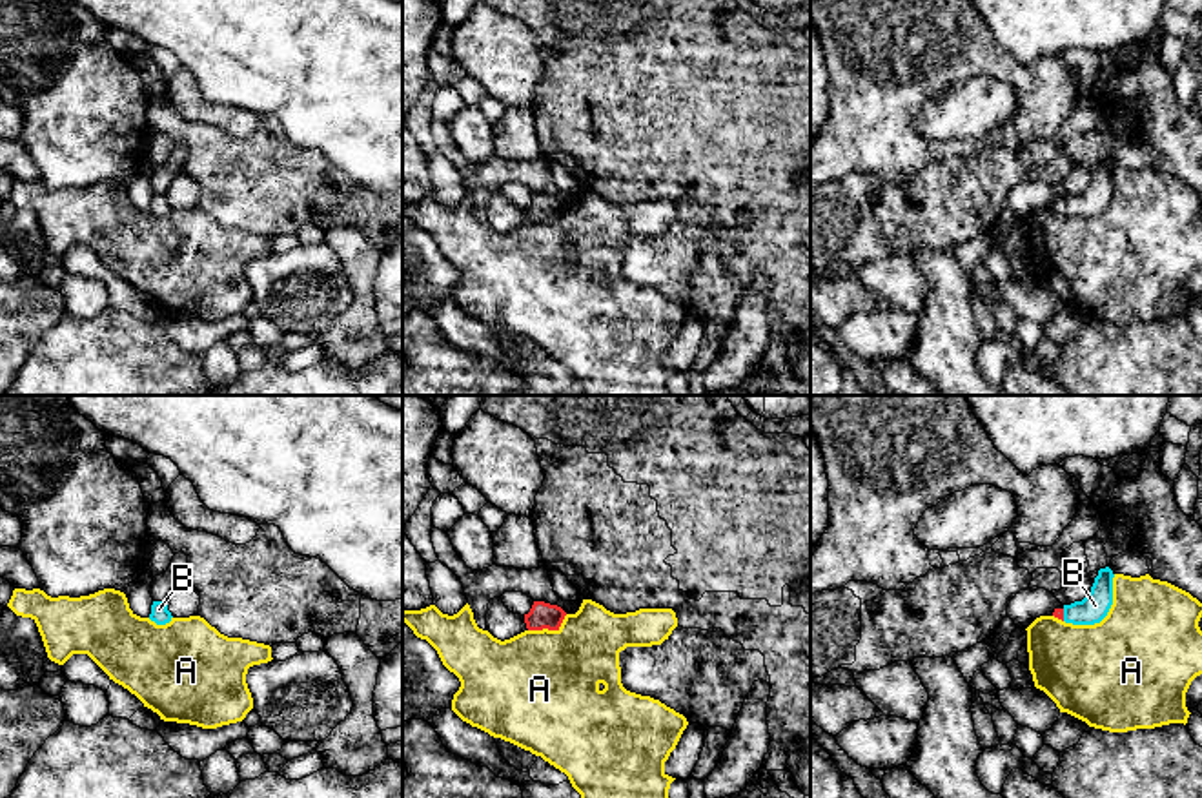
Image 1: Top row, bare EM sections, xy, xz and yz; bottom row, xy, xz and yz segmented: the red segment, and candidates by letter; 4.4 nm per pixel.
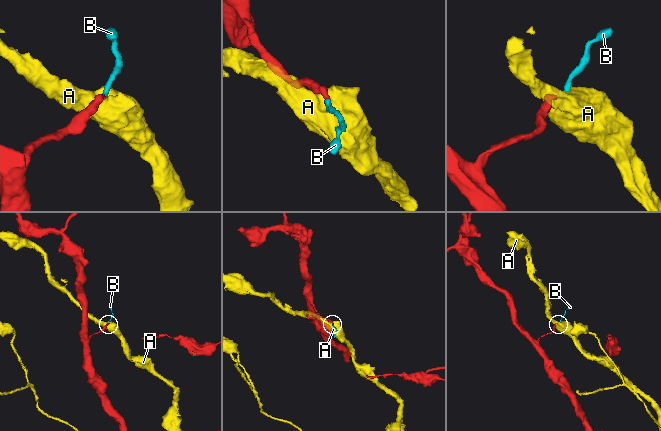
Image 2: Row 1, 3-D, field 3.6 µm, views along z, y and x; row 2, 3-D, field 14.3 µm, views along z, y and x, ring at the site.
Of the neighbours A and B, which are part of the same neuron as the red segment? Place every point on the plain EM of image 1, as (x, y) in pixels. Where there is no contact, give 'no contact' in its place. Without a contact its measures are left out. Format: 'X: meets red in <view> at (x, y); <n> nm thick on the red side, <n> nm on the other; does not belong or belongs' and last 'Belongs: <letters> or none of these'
A: meets red in xz at (549, 221); 120 nm thick on the red side, 500 nm on the other; does not belong
B: meets red in yz at (1062, 206); 50 nm thick on the red side, 120 nm on the other; belongs
Belongs: B

